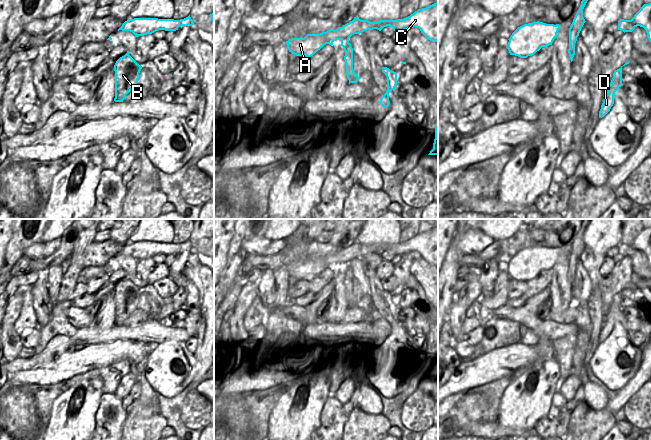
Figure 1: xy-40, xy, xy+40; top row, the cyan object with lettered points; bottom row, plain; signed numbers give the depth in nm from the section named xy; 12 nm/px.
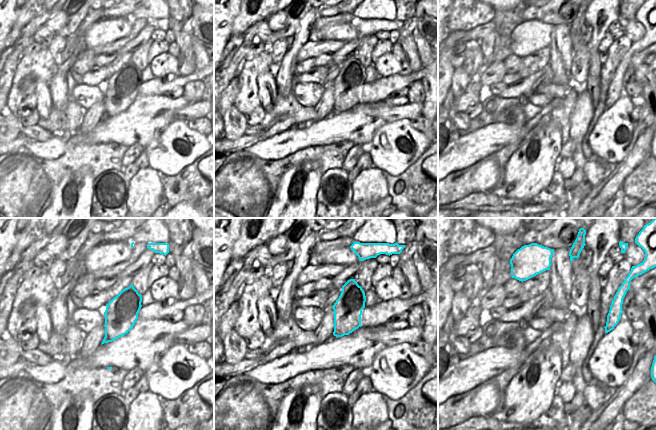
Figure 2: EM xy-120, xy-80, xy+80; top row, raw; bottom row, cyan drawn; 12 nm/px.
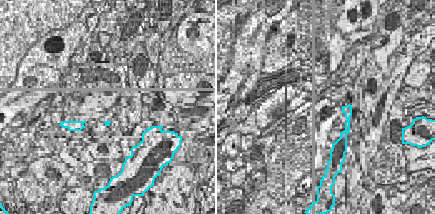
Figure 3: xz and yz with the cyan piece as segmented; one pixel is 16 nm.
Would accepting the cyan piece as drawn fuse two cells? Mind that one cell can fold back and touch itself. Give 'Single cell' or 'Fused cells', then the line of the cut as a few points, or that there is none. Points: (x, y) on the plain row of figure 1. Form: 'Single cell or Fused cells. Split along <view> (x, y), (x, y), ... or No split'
Fused cells. Split along xy (351, 271), (345, 278)

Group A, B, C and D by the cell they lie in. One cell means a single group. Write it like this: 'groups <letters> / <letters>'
groups A C D / B

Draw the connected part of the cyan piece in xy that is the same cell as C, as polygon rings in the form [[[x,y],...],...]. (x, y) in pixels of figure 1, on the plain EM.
[[[438,226],[422,233],[418,233],[410,240],[397,244],[380,244],[370,246],[354,241],[352,245],[338,251],[336,254],[329,253],[320,258],[307,258],[304,262],[291,262],[286,265],[289,276],[296,280],[313,280],[324,269],[333,269],[336,264],[341,265],[345,278],[351,268],[349,262],[354,258],[360,258],[367,254],[377,253],[381,255],[384,251],[390,250],[394,255],[404,255],[417,251],[426,263],[438,265]]]

